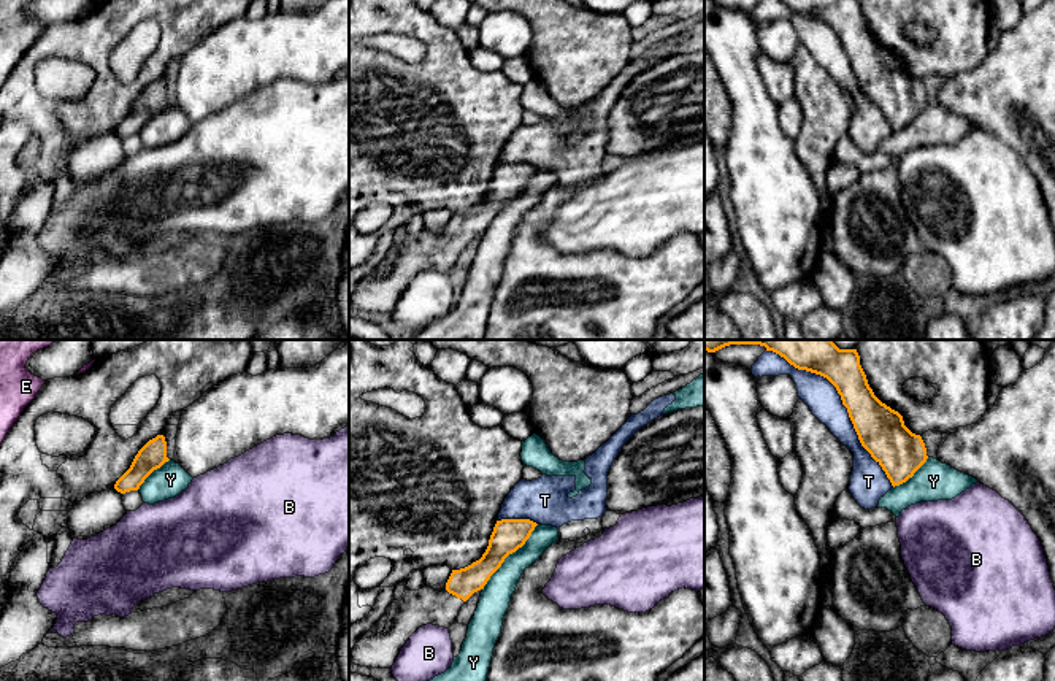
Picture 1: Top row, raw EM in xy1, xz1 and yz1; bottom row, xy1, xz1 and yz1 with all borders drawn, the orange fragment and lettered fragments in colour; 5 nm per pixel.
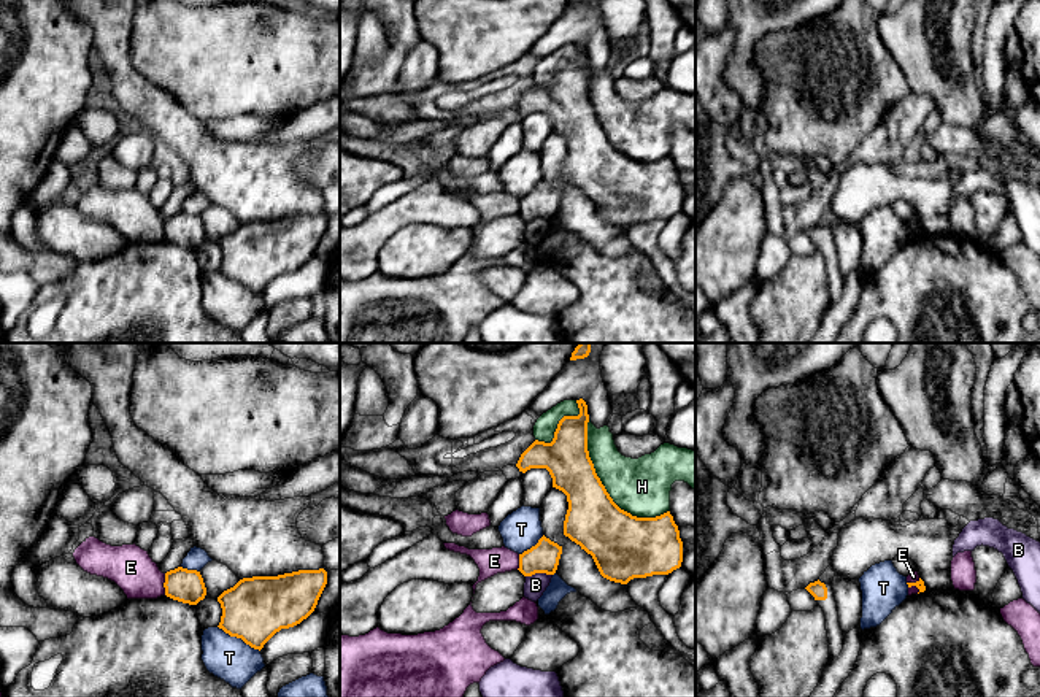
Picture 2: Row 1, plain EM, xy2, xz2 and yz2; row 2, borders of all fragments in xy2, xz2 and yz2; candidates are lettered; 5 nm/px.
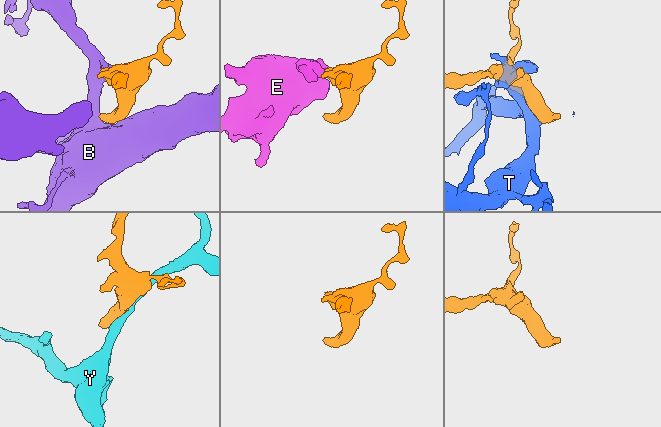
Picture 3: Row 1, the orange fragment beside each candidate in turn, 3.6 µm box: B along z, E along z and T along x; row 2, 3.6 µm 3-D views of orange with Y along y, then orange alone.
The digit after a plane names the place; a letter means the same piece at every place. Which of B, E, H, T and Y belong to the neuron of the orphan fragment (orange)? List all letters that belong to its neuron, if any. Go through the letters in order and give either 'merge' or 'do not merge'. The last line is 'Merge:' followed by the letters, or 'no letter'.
B: do not merge
E: do not merge
H: do not merge
T: do not merge
Y: do not merge
Merge: no letter

